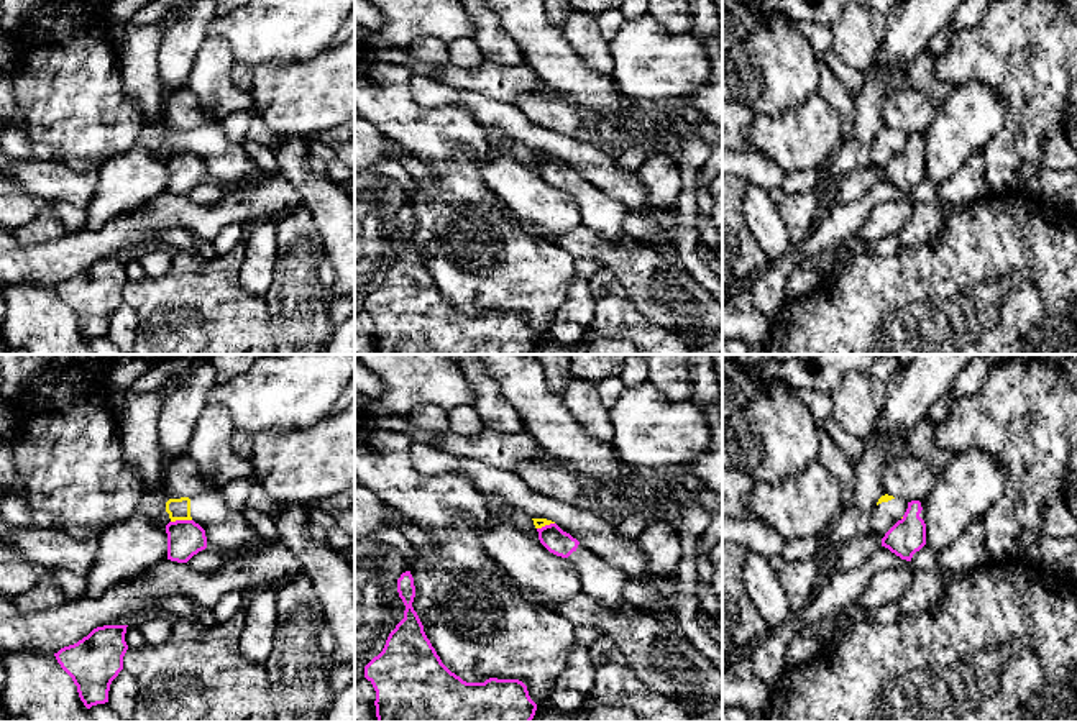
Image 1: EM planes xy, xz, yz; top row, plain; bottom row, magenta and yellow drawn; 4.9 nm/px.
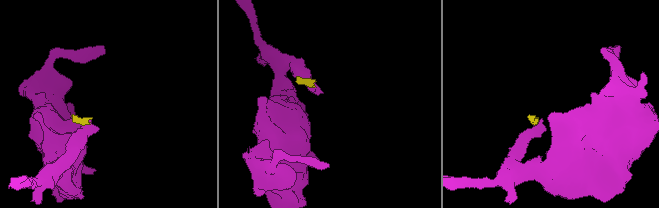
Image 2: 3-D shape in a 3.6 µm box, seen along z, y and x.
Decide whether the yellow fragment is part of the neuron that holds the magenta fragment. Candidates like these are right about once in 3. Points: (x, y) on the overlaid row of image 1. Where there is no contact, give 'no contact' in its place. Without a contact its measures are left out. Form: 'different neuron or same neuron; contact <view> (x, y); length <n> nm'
different neuron; contact xy (181, 520); length 110 nm

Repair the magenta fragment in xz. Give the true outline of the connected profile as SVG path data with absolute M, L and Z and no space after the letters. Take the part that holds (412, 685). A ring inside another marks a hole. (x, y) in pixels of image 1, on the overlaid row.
M410 571L397 579L404 619L389 633L383 651L364 666L364 678L376 691L376 722L530 722L537 704L519 679L489 678L466 683L451 673L437 655L412 607L415 586Z

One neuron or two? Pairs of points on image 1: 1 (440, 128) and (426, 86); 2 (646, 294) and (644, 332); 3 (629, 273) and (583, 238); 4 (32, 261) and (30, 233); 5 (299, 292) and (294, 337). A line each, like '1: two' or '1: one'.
1: two
2: two
3: one
4: two
5: one

